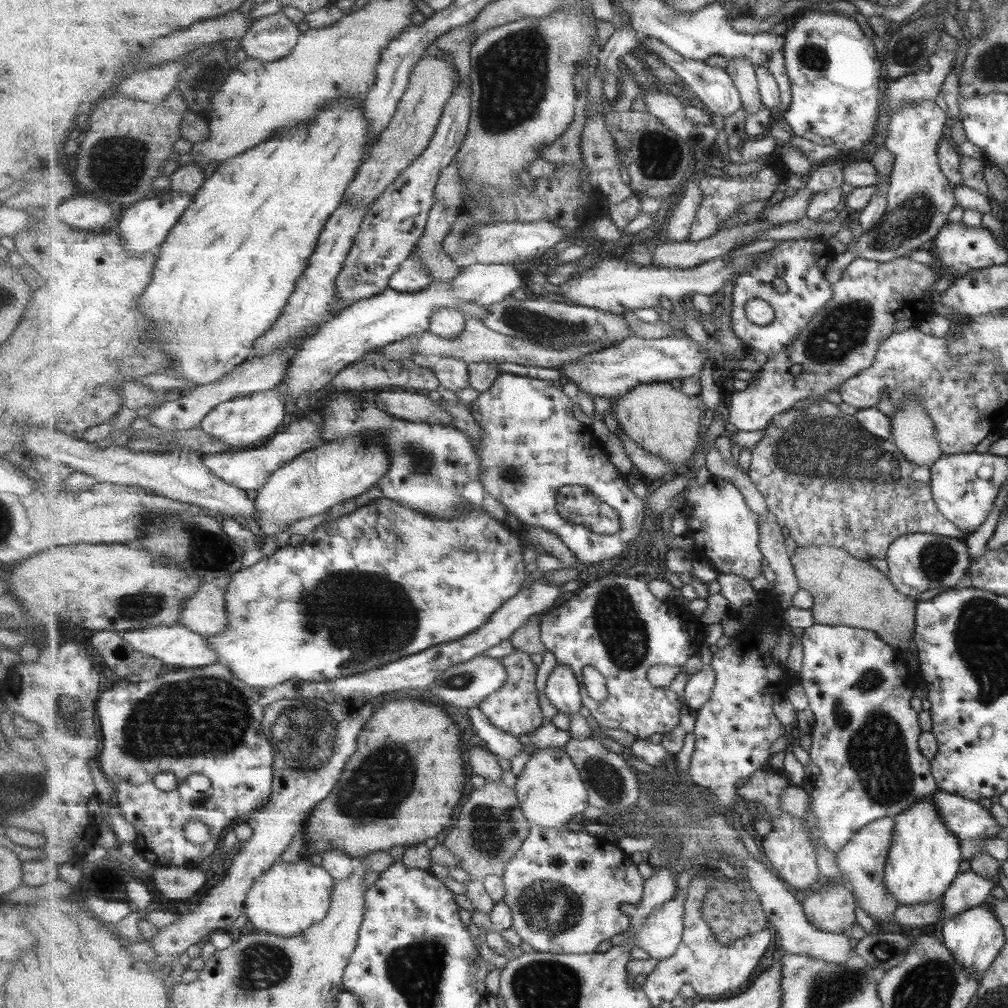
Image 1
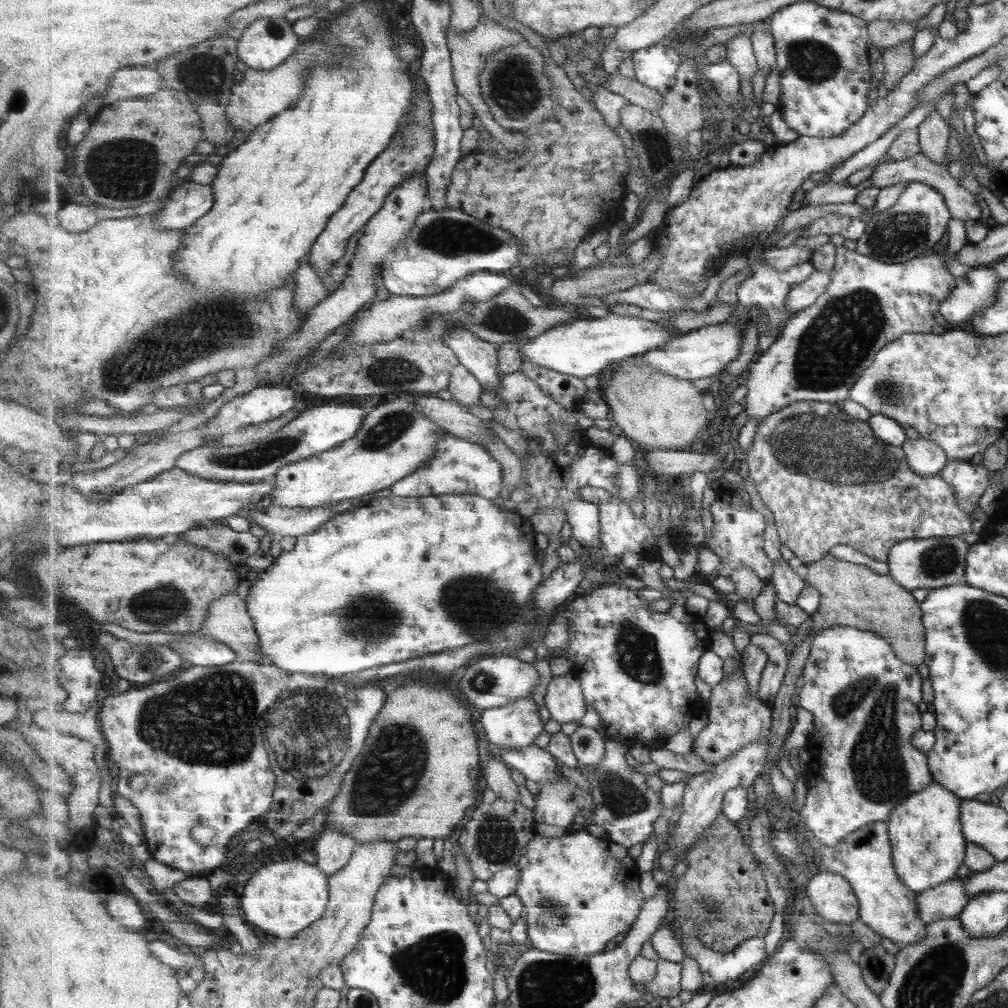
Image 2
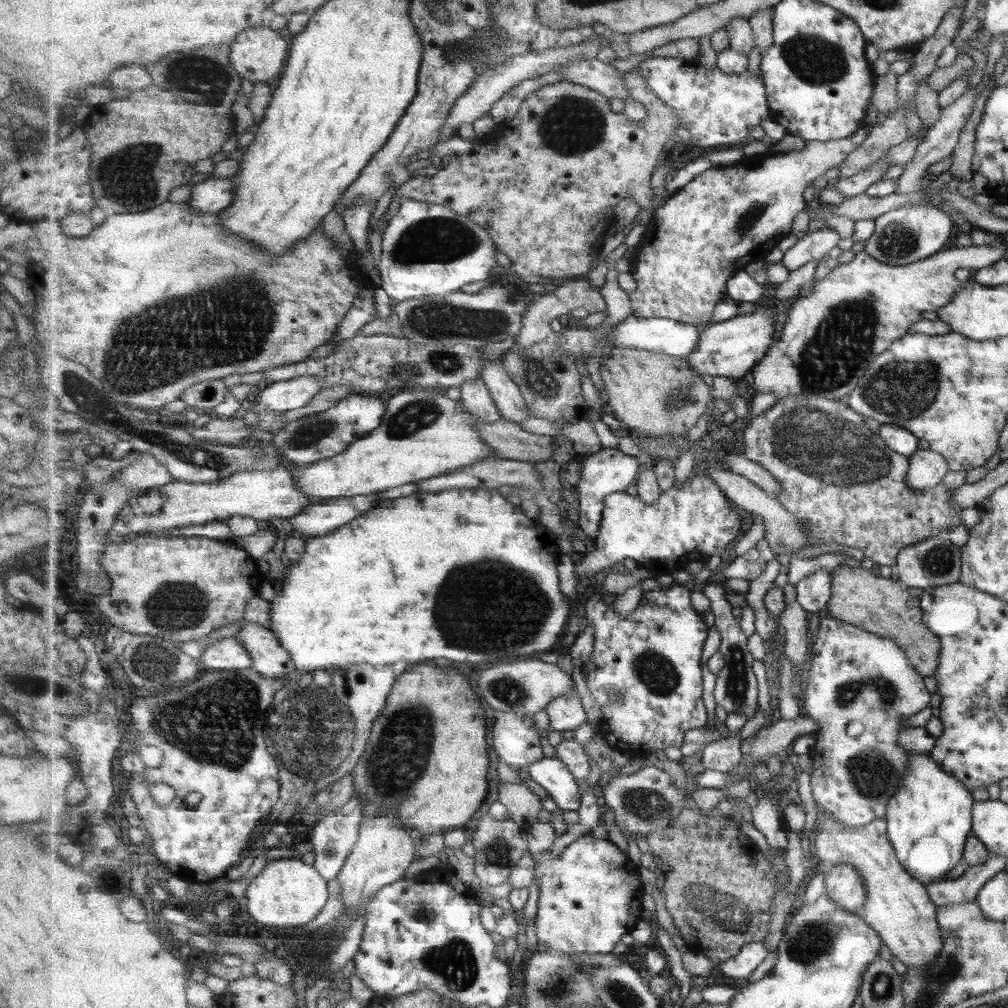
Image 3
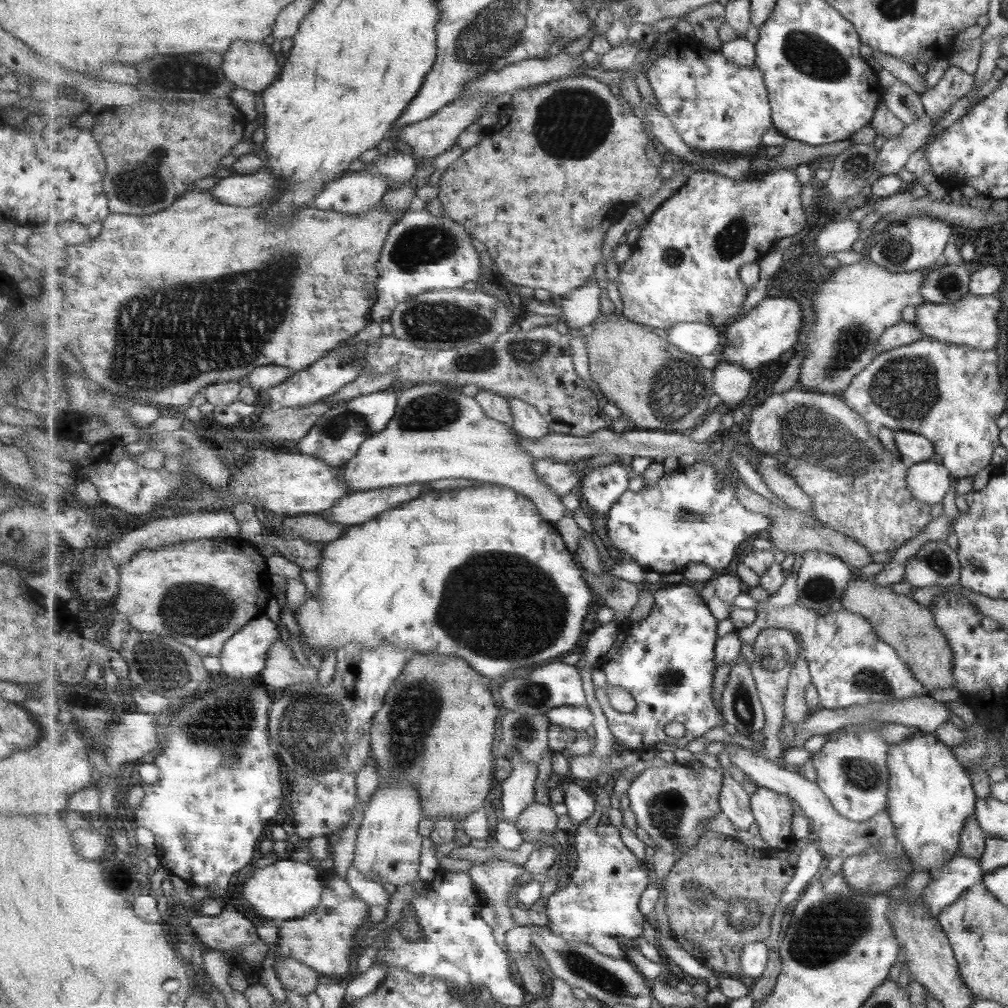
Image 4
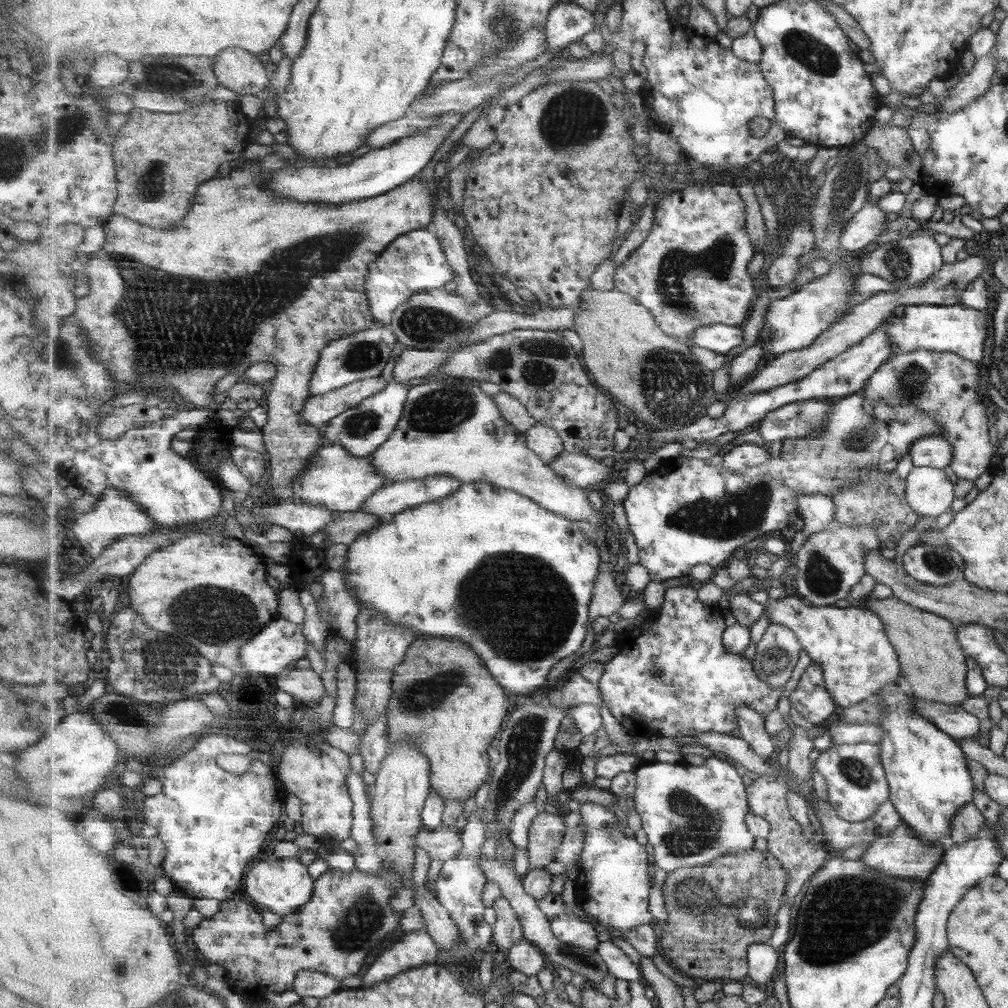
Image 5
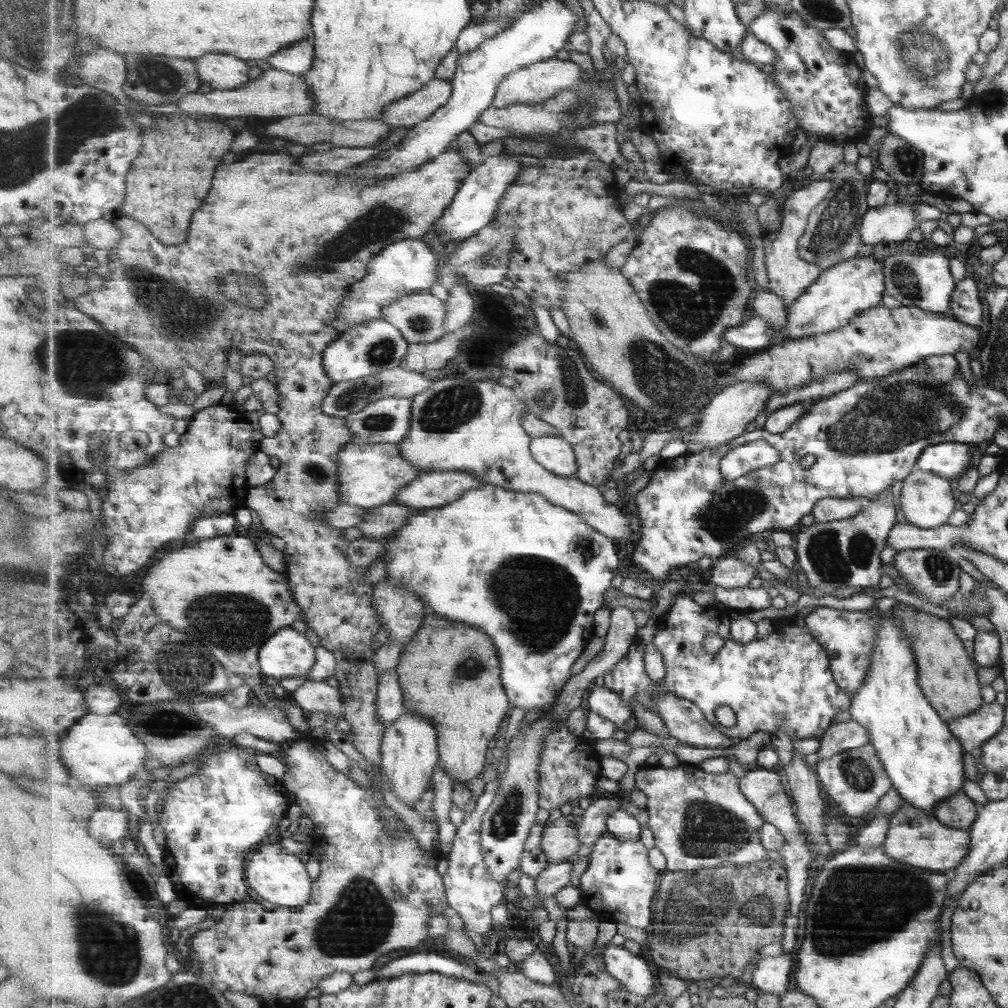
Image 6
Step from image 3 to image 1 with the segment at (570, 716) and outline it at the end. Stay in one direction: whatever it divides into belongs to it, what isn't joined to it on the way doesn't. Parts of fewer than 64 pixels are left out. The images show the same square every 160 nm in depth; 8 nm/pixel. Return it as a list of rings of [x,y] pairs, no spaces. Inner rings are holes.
[[[558,662],[548,678],[545,694],[548,700],[564,714],[583,714],[580,680],[571,665]]]

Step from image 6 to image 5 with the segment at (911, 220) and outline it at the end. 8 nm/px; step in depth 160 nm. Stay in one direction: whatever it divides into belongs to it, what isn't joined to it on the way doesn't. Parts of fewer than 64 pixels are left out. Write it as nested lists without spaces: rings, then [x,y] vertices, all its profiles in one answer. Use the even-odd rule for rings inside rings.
[[[875,201],[862,204],[861,208],[851,215],[851,220],[845,223],[840,240],[840,250],[852,251],[863,248],[877,238],[882,230],[882,224],[887,221],[884,213],[877,207]]]

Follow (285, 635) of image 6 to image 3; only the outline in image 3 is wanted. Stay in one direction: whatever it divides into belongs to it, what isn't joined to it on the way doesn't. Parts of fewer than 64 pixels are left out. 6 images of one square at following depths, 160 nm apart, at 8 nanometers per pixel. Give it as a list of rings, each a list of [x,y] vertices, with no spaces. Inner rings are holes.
[[[237,636],[209,644],[199,658],[209,669],[235,670],[252,666],[252,656],[245,650]]]

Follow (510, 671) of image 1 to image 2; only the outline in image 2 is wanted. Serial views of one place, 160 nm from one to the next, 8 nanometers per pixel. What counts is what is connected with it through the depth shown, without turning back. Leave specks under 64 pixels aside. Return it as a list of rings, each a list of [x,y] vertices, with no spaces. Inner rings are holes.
[[[532,695],[485,709],[480,722],[487,739],[501,750],[529,746],[545,730],[539,707]]]

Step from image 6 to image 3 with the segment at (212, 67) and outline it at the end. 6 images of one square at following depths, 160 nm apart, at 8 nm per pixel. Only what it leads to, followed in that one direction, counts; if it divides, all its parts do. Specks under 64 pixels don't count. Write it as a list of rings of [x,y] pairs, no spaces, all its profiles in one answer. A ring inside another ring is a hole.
[[[267,26],[247,28],[231,45],[231,62],[233,68],[239,72],[241,78],[251,80],[253,84],[259,82],[277,82],[284,71],[290,52],[291,39],[285,39],[278,31]]]

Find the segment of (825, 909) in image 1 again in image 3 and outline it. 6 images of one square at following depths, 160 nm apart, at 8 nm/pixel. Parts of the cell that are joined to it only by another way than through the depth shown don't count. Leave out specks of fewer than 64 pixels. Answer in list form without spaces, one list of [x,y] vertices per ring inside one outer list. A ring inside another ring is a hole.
[[[840,864],[827,869],[824,876],[825,893],[847,912],[858,913],[865,902],[864,886],[858,871],[851,864]]]

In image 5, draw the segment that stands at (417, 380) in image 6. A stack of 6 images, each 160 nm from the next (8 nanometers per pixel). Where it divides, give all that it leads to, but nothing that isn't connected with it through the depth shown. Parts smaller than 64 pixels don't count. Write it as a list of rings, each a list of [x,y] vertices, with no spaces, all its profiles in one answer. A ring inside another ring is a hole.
[[[381,376],[367,378],[327,394],[309,397],[300,417],[306,424],[324,430],[334,416],[345,412],[348,408],[359,406],[363,399],[374,395],[386,384]]]

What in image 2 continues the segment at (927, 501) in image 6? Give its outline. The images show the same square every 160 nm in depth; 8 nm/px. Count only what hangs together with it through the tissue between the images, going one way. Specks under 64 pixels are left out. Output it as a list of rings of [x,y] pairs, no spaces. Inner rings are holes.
[[[907,437],[901,448],[911,470],[924,477],[938,474],[938,470],[947,462],[945,451],[936,442],[931,442],[931,439]]]

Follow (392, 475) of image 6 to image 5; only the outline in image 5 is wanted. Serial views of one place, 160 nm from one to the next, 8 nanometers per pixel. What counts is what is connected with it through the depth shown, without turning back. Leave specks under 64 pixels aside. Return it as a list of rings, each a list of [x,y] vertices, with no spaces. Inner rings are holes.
[[[340,444],[323,445],[310,458],[306,469],[294,480],[295,502],[306,503],[338,512],[357,512],[375,492],[389,483],[384,476],[376,473],[372,465],[372,455],[367,458],[355,458]]]

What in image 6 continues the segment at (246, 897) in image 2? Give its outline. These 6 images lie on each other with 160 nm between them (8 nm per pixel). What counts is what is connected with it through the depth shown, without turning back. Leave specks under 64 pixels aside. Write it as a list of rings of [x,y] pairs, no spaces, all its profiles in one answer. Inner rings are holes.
[[[277,843],[265,844],[254,851],[247,865],[247,882],[258,896],[271,902],[275,908],[303,907],[312,897],[314,881],[309,878],[305,864],[297,855],[286,854]]]

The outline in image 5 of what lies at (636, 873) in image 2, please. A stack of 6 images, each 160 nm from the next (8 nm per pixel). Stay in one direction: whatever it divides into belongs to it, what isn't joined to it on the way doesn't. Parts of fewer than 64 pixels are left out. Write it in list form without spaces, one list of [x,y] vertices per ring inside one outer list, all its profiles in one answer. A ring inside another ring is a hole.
[[[609,825],[600,829],[586,829],[585,846],[580,856],[579,873],[575,879],[576,905],[598,924],[615,928],[621,933],[654,922],[649,912],[649,894],[653,888],[650,857],[647,845],[627,837]],[[613,940],[600,942],[596,949],[605,959],[611,976],[619,980],[629,980],[629,982],[643,981],[642,966],[633,962]]]

